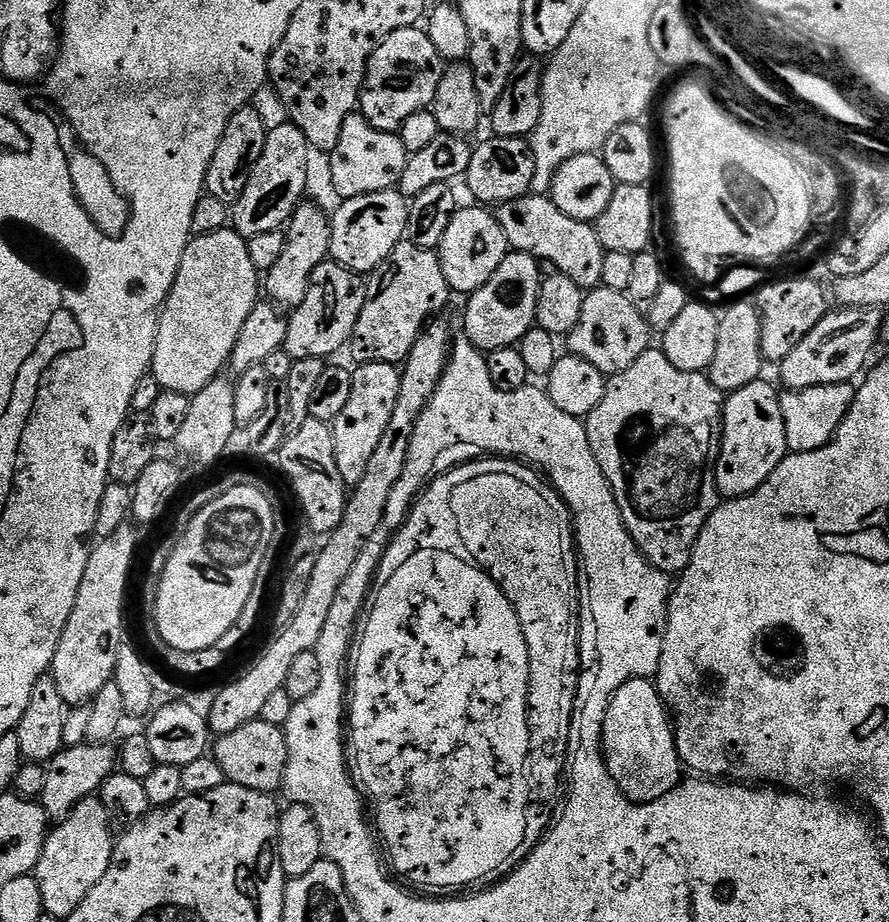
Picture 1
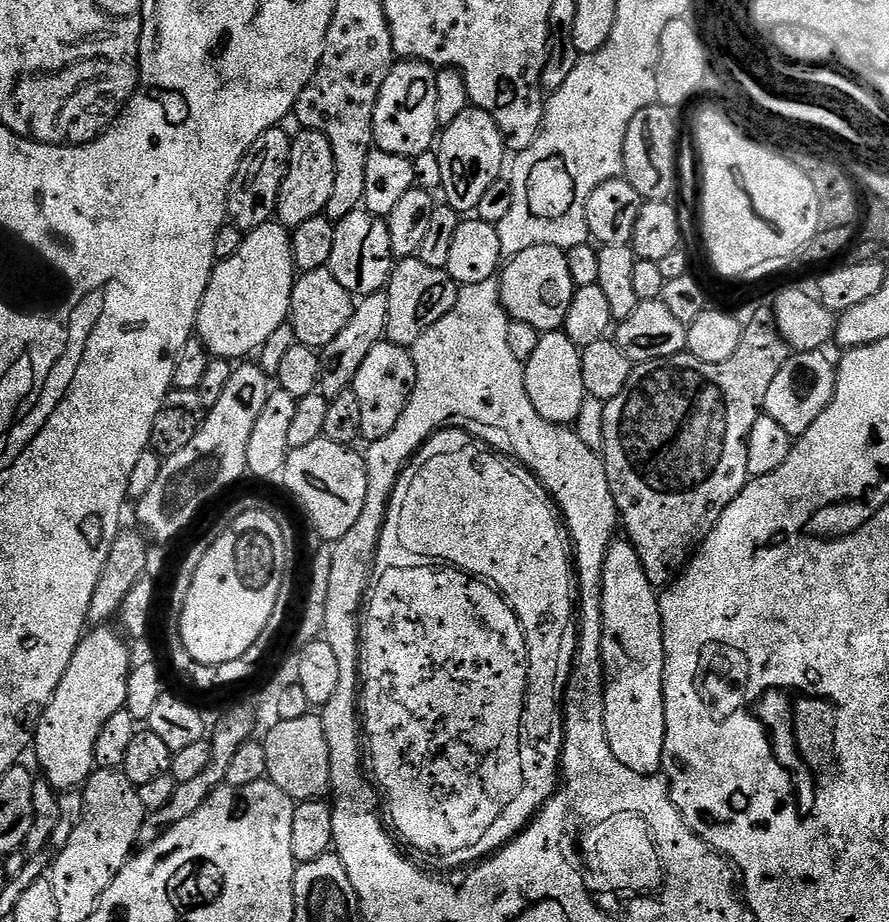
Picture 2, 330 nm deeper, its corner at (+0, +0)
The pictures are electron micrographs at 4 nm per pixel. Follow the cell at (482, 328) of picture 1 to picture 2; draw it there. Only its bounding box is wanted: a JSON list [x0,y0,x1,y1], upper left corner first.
[499,246,577,334]

